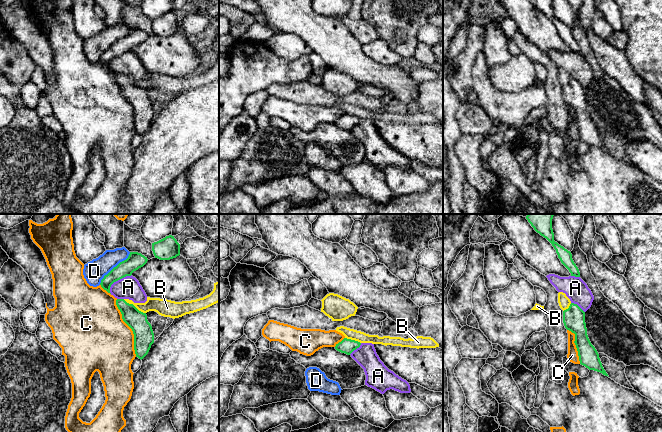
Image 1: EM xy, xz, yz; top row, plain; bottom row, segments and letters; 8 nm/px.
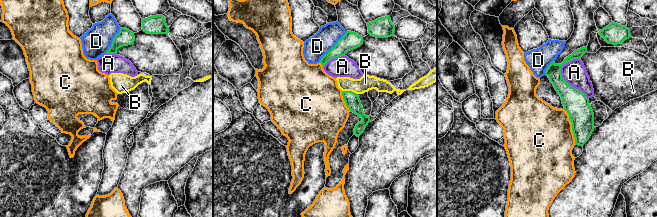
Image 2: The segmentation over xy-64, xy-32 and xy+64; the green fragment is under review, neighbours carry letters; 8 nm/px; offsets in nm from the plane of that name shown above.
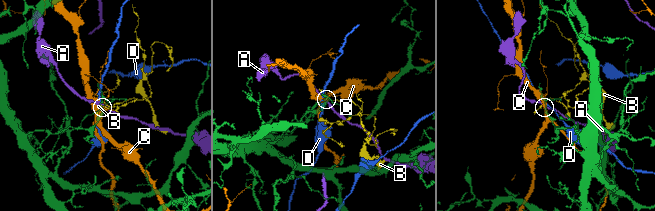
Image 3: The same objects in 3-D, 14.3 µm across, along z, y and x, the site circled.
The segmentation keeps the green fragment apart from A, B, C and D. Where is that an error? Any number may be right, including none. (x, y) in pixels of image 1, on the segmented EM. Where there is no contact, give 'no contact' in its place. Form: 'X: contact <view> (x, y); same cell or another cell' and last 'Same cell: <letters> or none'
A: contact xy (117, 280); another cell
B: contact xy (133, 305); another cell
C: contact xy (130, 327); another cell
D: contact xy (114, 267); another cell
Same cell: none

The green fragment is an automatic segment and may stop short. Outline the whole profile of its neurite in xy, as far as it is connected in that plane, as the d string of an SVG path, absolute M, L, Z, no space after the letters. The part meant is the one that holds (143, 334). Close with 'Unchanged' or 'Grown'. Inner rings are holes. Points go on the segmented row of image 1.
M117 299L116 305L122 314L123 321L133 331L135 354L136 357L142 360L154 343L154 333L151 324L147 320L147 315L124 299Z. Unchanged

